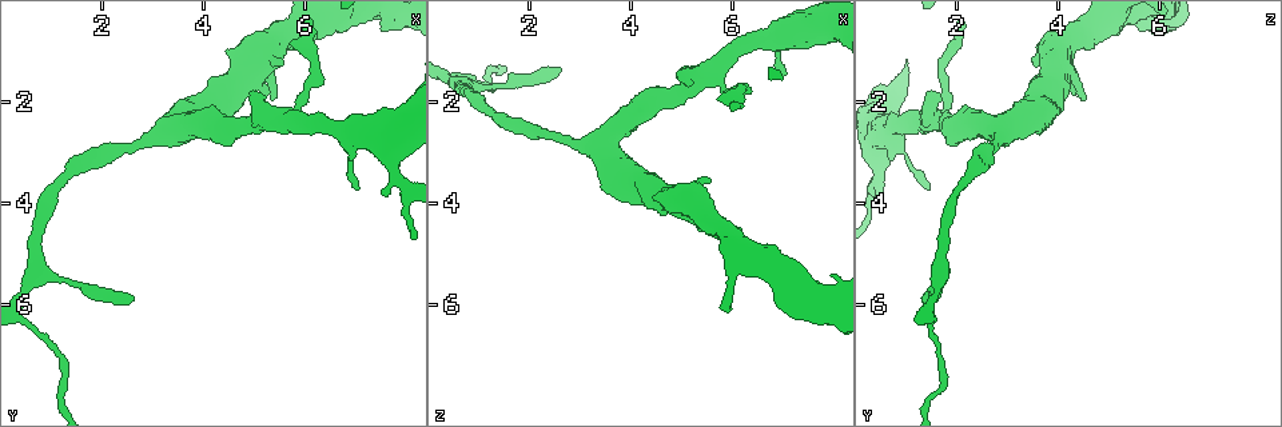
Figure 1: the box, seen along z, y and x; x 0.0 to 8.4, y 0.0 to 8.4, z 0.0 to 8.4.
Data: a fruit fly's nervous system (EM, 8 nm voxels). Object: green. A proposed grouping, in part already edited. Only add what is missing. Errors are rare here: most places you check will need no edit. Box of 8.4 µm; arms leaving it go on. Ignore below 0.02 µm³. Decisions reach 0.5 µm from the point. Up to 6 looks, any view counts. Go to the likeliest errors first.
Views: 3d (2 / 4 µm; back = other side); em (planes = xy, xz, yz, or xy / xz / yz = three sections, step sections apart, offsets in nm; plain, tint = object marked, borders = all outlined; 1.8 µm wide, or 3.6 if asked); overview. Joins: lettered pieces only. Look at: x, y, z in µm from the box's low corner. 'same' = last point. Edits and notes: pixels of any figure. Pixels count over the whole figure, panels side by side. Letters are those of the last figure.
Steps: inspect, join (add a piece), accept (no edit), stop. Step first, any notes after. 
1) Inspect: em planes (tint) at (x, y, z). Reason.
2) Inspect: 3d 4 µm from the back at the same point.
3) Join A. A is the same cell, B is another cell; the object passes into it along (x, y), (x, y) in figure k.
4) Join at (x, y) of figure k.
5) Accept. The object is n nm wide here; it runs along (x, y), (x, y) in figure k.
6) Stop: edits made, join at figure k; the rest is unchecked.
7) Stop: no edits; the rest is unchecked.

Inspect: em planes (borders) at (2.60, 5.95, 1.40). An open end.

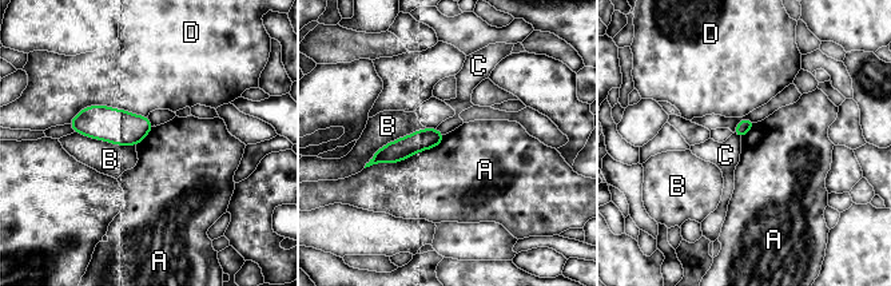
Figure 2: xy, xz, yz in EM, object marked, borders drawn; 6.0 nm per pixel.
Accept. A, B, C and D are other cells; a border runs along (445, 135), (434, 147), (365, 169) in figure 2; none of them fits.

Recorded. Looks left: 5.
Inspect: em yz step 4 (tint) at (4.90, 1.75, 1.50). Branch stops here.

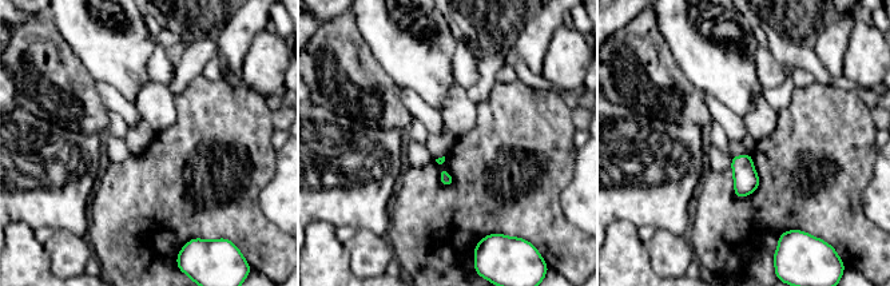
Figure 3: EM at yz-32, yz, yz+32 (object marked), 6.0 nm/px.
Inspect: em planes (borders) at the same point.

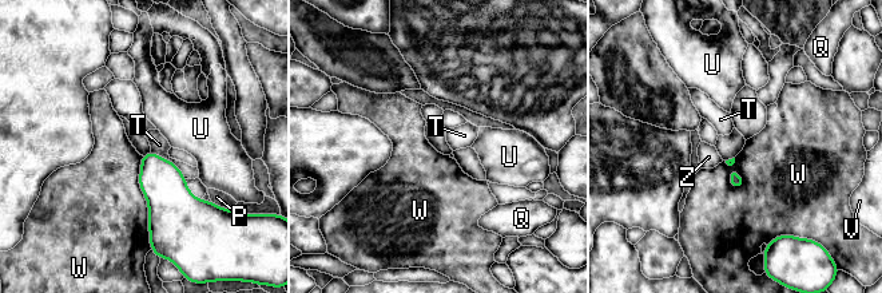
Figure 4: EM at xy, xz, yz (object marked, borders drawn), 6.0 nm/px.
Accept. P, Q, T, U, V, W and Z are other cells; a border runs along (140, 155), (150, 238) in figure 4; no lettered piece goes on from it.

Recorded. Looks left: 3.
Inspect: em planes (tint) at (5.35, 1.90, 4.50). Branch stops here.

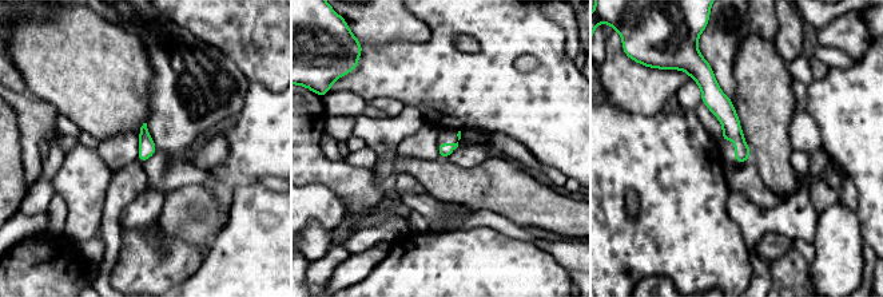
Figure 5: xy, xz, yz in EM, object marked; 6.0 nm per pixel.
Inspect: em planes (borders) at the same point. See the neighbours.

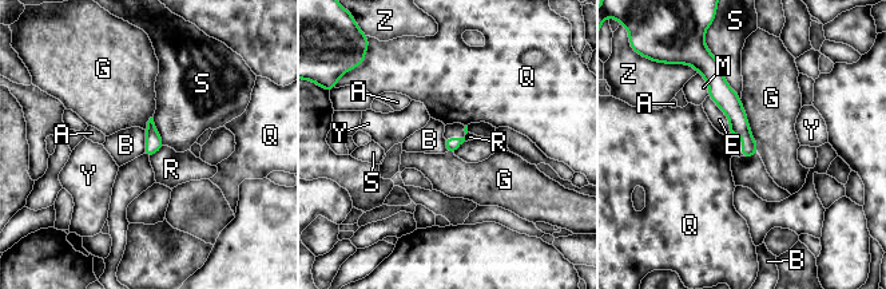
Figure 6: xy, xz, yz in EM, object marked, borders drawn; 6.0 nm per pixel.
Accept. A, B, E, G, M, Q, R, S, Y and Z are other cells; it runs along (716, 70), (746, 154) in figure 6; none of them fits.

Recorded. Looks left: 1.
Stop: no edits; the rest is unchecked.

